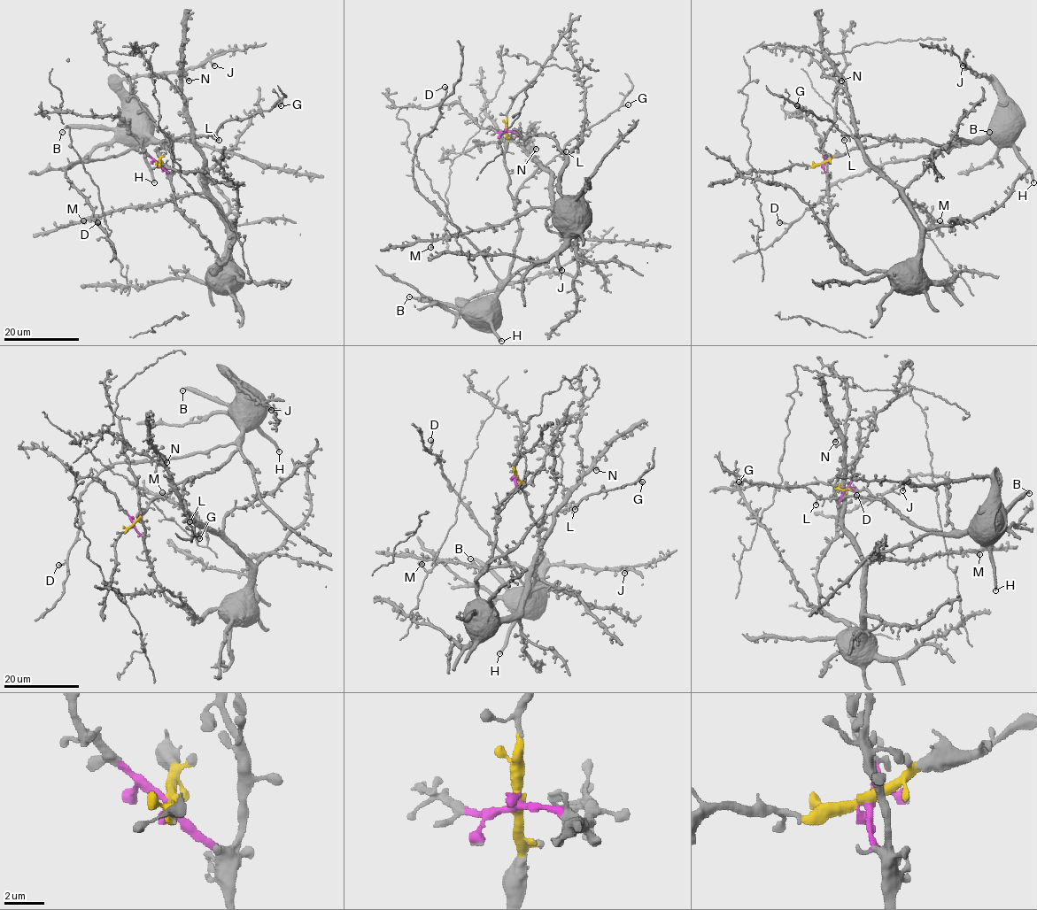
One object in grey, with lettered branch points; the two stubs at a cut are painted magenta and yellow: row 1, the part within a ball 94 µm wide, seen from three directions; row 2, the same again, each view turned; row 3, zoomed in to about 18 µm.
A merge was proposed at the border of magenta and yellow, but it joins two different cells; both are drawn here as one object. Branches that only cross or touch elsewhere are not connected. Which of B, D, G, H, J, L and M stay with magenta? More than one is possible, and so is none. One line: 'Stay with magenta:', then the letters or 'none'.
Stay with magenta: M

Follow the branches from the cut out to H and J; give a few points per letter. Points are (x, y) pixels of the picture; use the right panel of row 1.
H: (823, 164), (852, 150), (892, 140), (951, 144), (978, 143), (995, 138), (1005, 140), (1014, 149), (1033, 182)
J: (823, 164), (852, 150), (892, 140), (976, 143), (988, 131), (999, 90), (992, 80), (960, 61), (963, 65)

